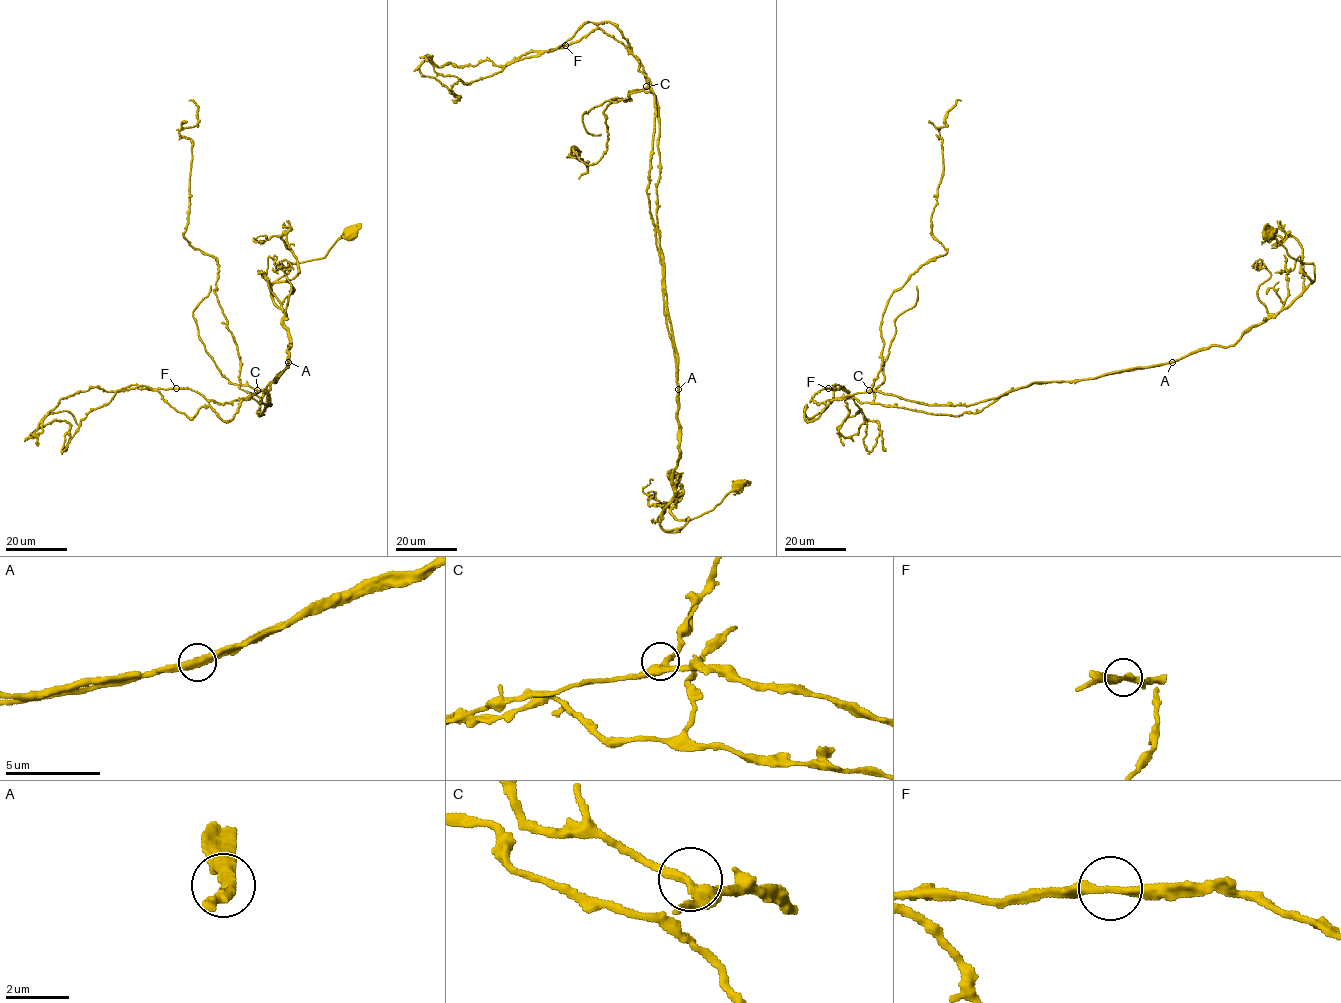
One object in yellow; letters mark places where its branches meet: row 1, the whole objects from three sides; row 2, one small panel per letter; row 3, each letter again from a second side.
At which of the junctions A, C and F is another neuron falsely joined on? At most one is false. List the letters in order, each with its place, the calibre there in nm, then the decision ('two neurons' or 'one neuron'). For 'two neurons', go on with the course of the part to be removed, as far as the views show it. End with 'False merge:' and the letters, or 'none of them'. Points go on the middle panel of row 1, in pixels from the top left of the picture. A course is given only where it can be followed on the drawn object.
A: place (678, 389); calibre 400 nm; two neurons; course (678, 389), (646, 191), (655, 98), (637, 59), (594, 29), (468, 84), (427, 61)
C: place (646, 86); calibre 340 nm; one neuron
F: place (565, 45); calibre 280 nm; one neuron
False merge: A

